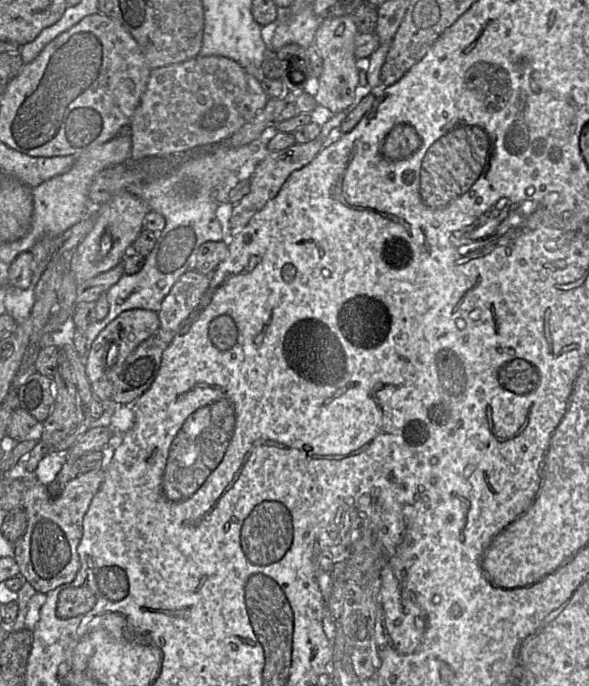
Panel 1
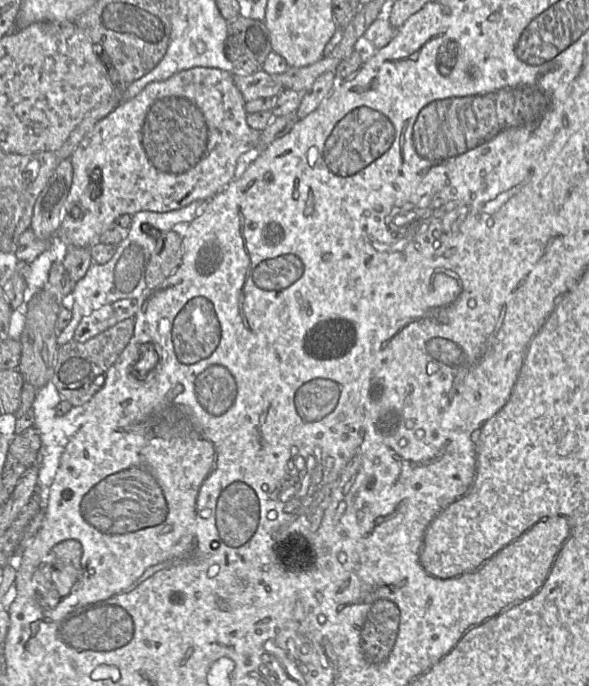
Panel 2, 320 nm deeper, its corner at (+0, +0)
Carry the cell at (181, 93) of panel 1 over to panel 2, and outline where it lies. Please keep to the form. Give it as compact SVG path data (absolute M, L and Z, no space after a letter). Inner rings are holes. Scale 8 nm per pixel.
M262 69L251 75L233 75L233 81L246 103L276 97L283 90L277 75L270 75Z

